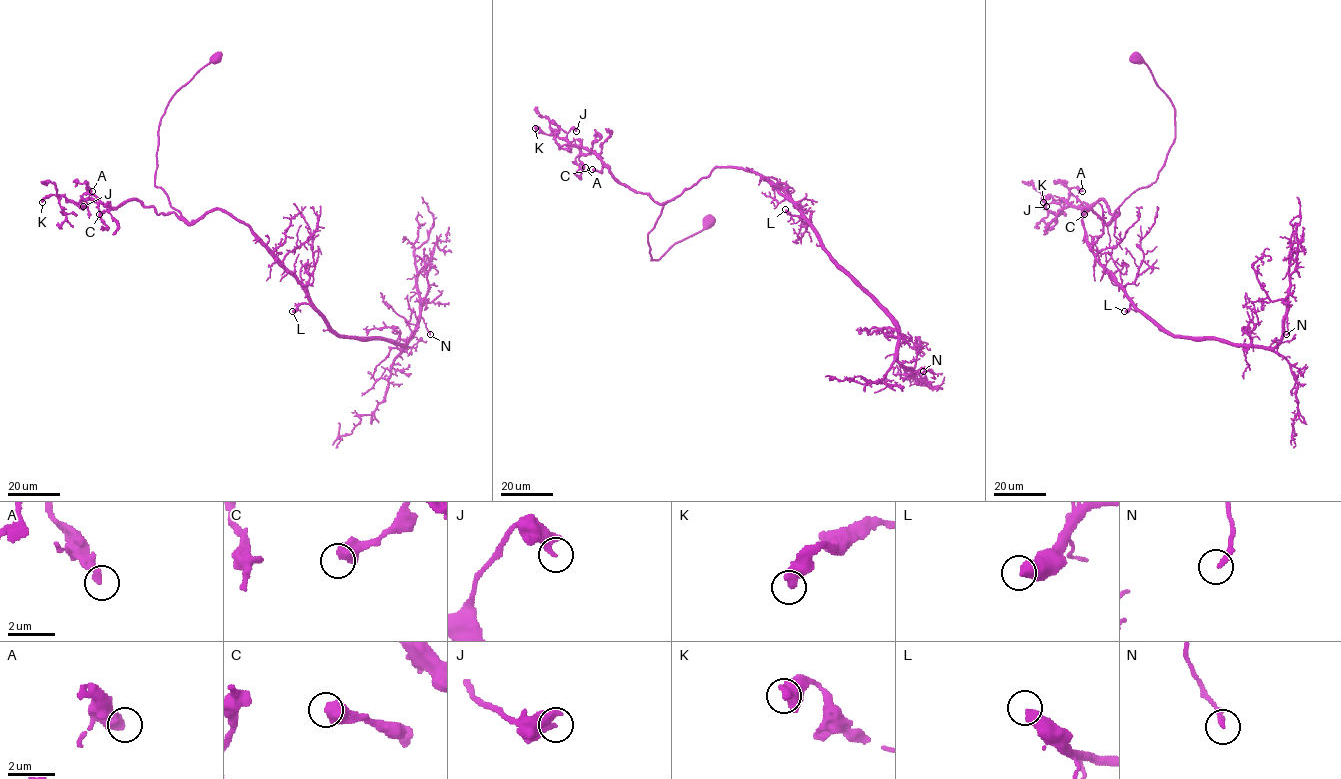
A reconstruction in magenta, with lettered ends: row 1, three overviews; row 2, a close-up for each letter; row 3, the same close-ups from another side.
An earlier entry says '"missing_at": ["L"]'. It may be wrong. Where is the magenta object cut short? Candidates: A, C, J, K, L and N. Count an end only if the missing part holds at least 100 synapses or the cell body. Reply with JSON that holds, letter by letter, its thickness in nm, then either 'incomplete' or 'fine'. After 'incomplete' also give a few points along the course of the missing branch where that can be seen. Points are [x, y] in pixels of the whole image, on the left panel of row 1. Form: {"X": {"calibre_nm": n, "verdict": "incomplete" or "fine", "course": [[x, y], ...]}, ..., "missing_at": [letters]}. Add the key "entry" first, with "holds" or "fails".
{"entry": "holds", "A": {"calibre_nm": 400, "verdict": "fine"}, "C": {"calibre_nm": 600, "verdict": "fine"}, "J": {"calibre_nm": 360, "verdict": "fine"}, "K": {"calibre_nm": 260, "verdict": "fine"}, "L": {"calibre_nm": 480, "verdict": "incomplete", "course": [[292, 311], [275, 307], [269, 311], [266, 308], [263, 299], [269, 279]]}, "N": {"calibre_nm": 240, "verdict": "fine"}, "missing_at": ["L"]}

